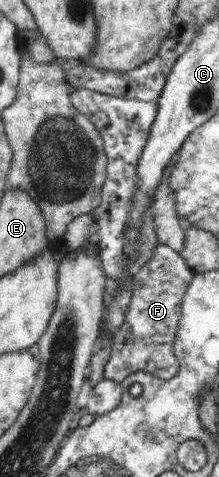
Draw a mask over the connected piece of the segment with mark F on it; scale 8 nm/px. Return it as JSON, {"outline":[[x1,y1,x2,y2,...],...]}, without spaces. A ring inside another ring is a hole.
{"outline":[[157,244,151,258,132,275,132,297,124,323,112,337,109,360,103,377,122,383,134,372,146,372,169,380,179,372,176,332,181,318,181,303,195,274,182,256,166,244]]}

